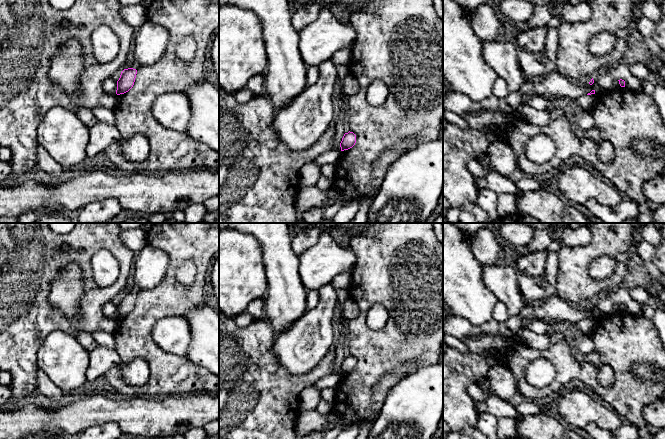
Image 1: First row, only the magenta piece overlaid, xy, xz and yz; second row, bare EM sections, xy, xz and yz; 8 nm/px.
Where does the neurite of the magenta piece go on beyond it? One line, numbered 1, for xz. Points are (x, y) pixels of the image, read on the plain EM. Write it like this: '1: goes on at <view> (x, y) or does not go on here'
1: does not go on here

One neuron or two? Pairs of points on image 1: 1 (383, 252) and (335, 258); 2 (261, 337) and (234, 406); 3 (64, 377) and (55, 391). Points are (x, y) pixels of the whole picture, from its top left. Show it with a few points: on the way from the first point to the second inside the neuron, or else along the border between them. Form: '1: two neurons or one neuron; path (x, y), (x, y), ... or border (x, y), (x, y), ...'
1: two neurons; border (348, 244), (356, 257), (356, 265), (351, 272)
2: one neuron; path (245, 354), (241, 358), (239, 379), (235, 389)
3: two neurons; border (41, 370), (64, 392)

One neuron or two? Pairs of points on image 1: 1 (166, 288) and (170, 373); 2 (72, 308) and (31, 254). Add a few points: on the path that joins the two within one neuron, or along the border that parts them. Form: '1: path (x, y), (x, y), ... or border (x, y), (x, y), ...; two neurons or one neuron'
1: path (150, 309), (145, 314), (145, 347), (150, 352); one neuron
2: border (66, 263), (52, 282), (52, 305); two neurons

